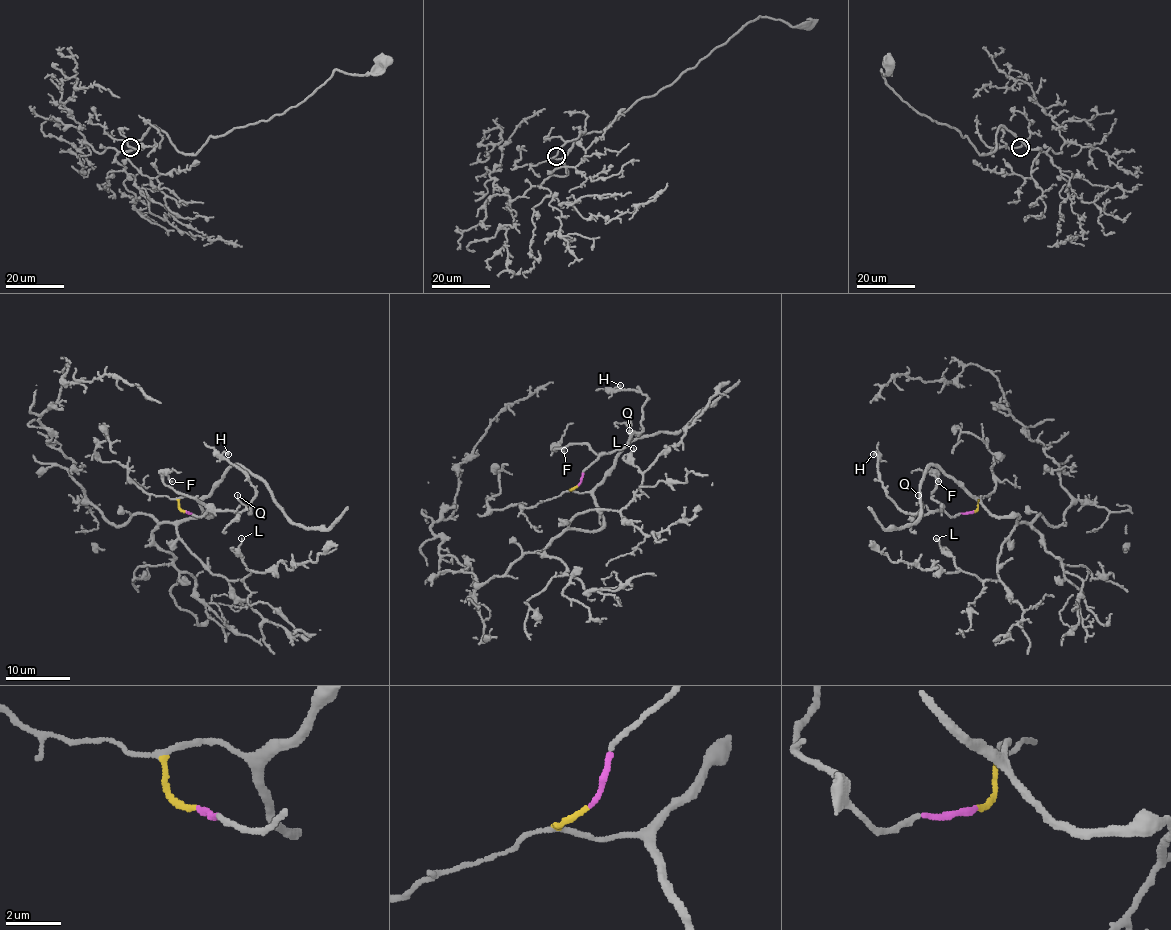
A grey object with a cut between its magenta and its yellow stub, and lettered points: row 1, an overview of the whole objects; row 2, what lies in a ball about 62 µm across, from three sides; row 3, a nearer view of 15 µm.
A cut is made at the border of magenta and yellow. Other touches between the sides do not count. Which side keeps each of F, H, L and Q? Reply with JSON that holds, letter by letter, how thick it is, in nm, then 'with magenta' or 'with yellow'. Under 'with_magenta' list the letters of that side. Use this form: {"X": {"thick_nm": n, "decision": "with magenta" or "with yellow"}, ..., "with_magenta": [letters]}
{"F": {"thick_nm": 180, "decision": "with magenta"}, "H": {"thick_nm": 180, "decision": "with magenta"}, "L": {"thick_nm": 150, "decision": "with yellow"}, "Q": {"thick_nm": 130, "decision": "with magenta"}, "with_magenta": ["F", "H", "Q"]}

